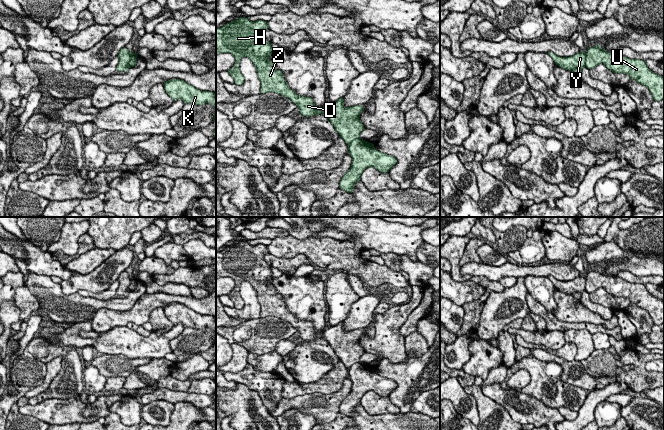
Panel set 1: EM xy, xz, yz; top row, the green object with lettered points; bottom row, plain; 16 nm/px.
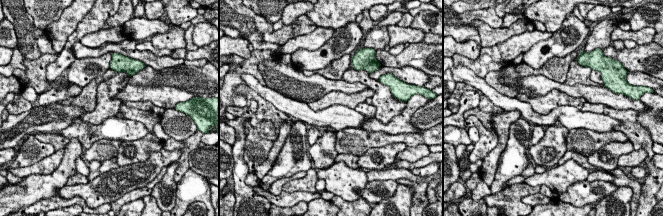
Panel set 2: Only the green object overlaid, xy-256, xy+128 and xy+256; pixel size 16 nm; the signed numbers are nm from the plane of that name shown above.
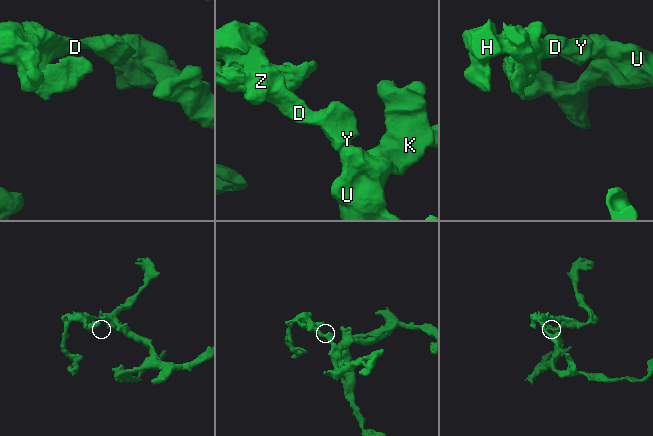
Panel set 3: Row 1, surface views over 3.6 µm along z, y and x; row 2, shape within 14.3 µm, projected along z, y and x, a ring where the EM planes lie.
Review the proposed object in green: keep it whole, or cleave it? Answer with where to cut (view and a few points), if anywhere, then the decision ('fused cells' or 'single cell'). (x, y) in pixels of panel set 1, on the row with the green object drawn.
cut in xy along (131, 53), (129, 67); fused cells

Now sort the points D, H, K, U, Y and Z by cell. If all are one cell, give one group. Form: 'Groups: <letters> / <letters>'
Groups: D H Y Z / K U

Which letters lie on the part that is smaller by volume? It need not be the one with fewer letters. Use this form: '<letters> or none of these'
D, H, Y, Z

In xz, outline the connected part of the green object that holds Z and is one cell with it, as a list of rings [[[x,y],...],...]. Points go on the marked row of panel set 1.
[[[245,17],[216,28],[216,55],[231,53],[235,57],[234,67],[228,70],[234,83],[244,83],[239,63],[243,57],[248,57],[257,68],[261,93],[274,92],[289,98],[303,116],[325,115],[347,145],[359,139],[360,133],[365,129],[359,118],[363,106],[345,107],[341,97],[336,102],[318,108],[311,97],[297,95],[289,88],[282,71],[277,70],[274,62],[268,59],[273,54],[271,43],[264,36],[268,29],[267,21],[252,22]]]

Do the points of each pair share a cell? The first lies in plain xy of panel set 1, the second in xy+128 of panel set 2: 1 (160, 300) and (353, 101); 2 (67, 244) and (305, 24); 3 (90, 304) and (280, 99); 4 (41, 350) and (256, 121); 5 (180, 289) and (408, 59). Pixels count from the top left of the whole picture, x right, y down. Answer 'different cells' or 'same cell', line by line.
1: same cell
2: different cells
3: different cells
4: same cell
5: different cells

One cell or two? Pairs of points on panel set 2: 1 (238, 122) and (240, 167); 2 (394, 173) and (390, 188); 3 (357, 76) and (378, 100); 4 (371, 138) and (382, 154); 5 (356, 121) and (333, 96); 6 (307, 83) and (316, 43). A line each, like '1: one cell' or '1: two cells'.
1: one cell
2: two cells
3: one cell
4: two cells
5: two cells
6: two cells

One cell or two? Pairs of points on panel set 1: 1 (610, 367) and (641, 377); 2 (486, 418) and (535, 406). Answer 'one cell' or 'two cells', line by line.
1: one cell
2: two cells

